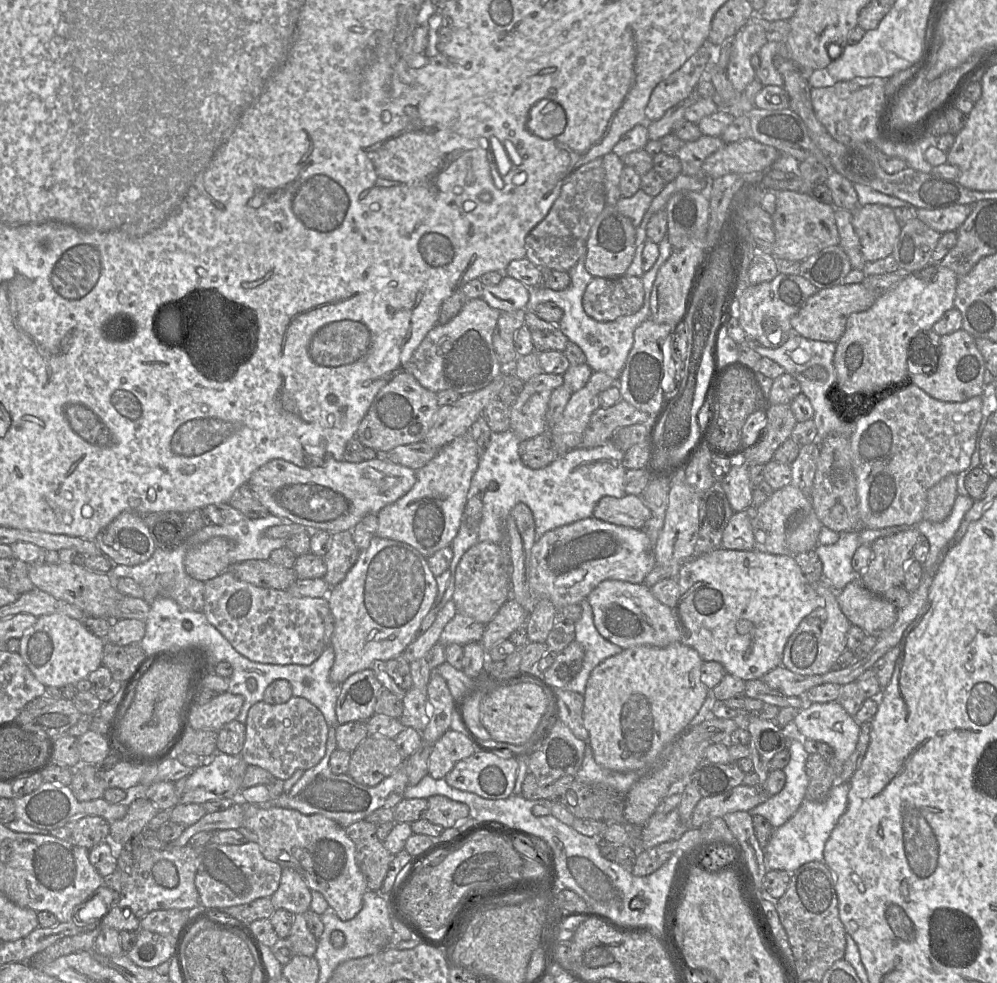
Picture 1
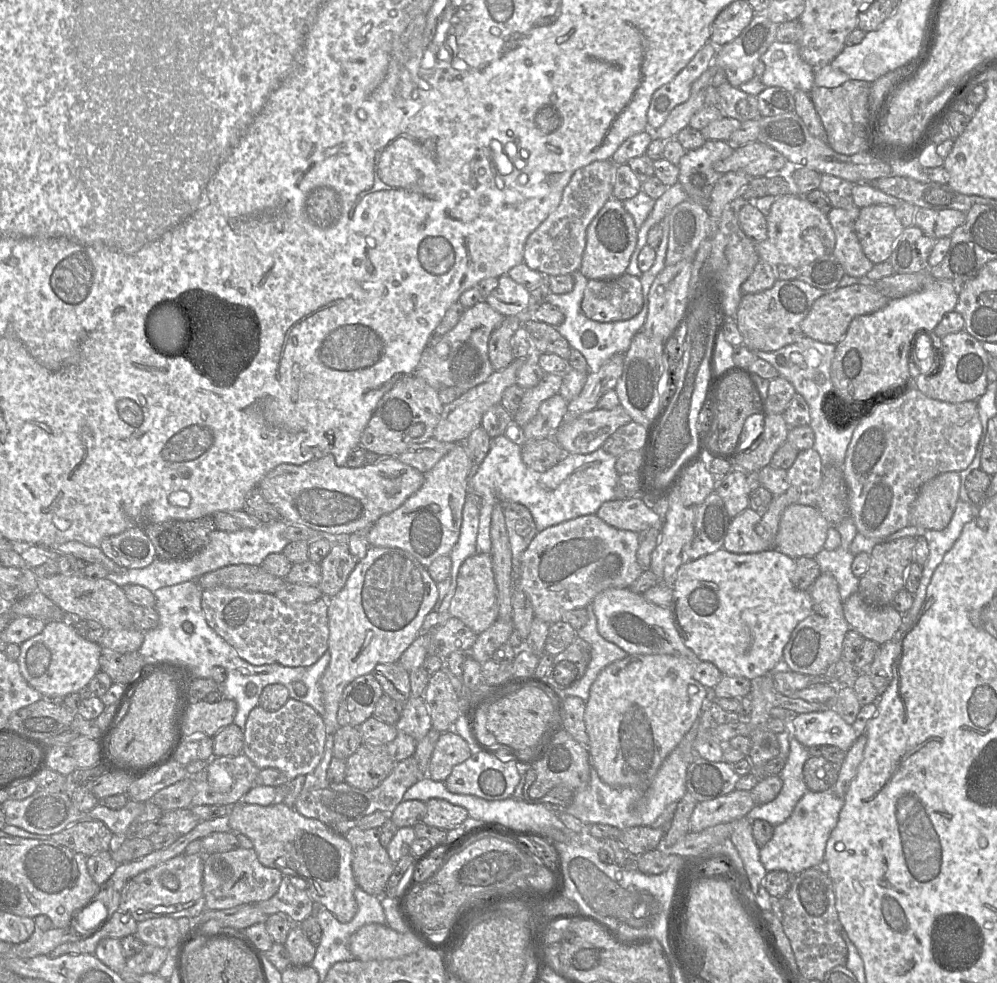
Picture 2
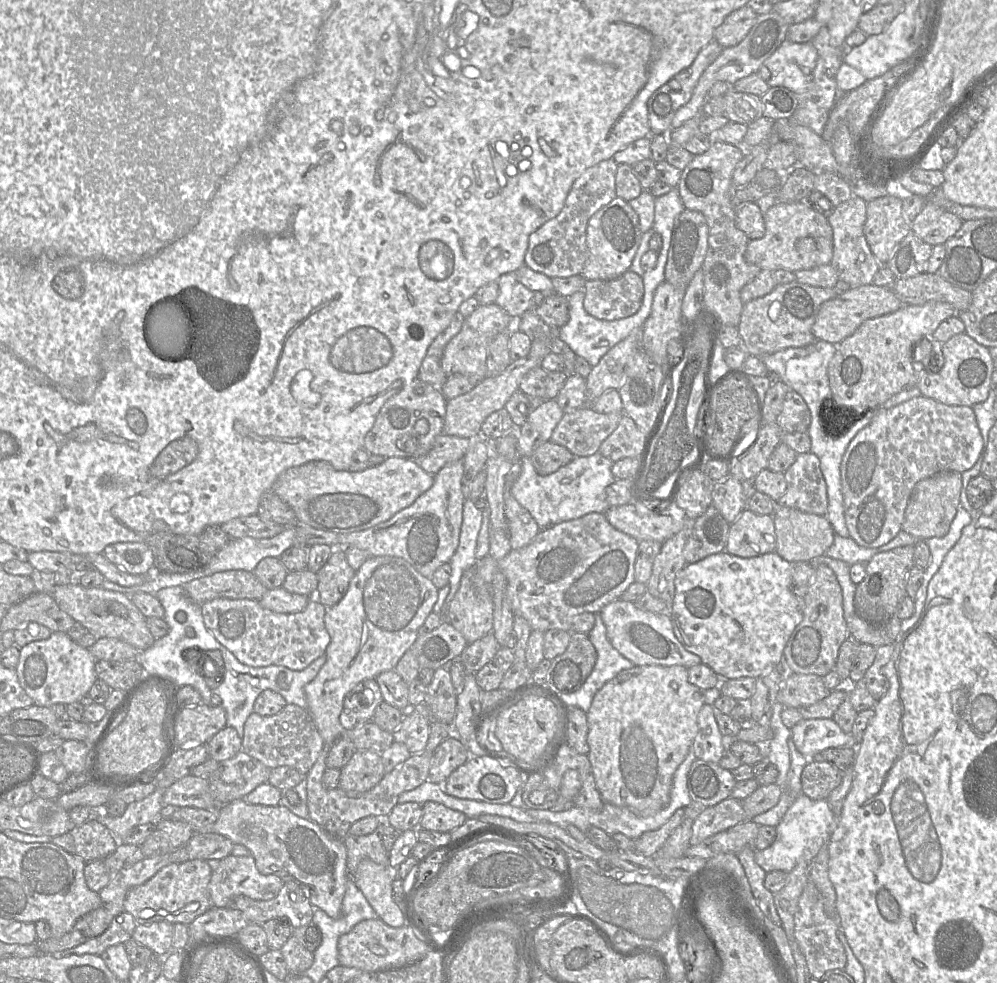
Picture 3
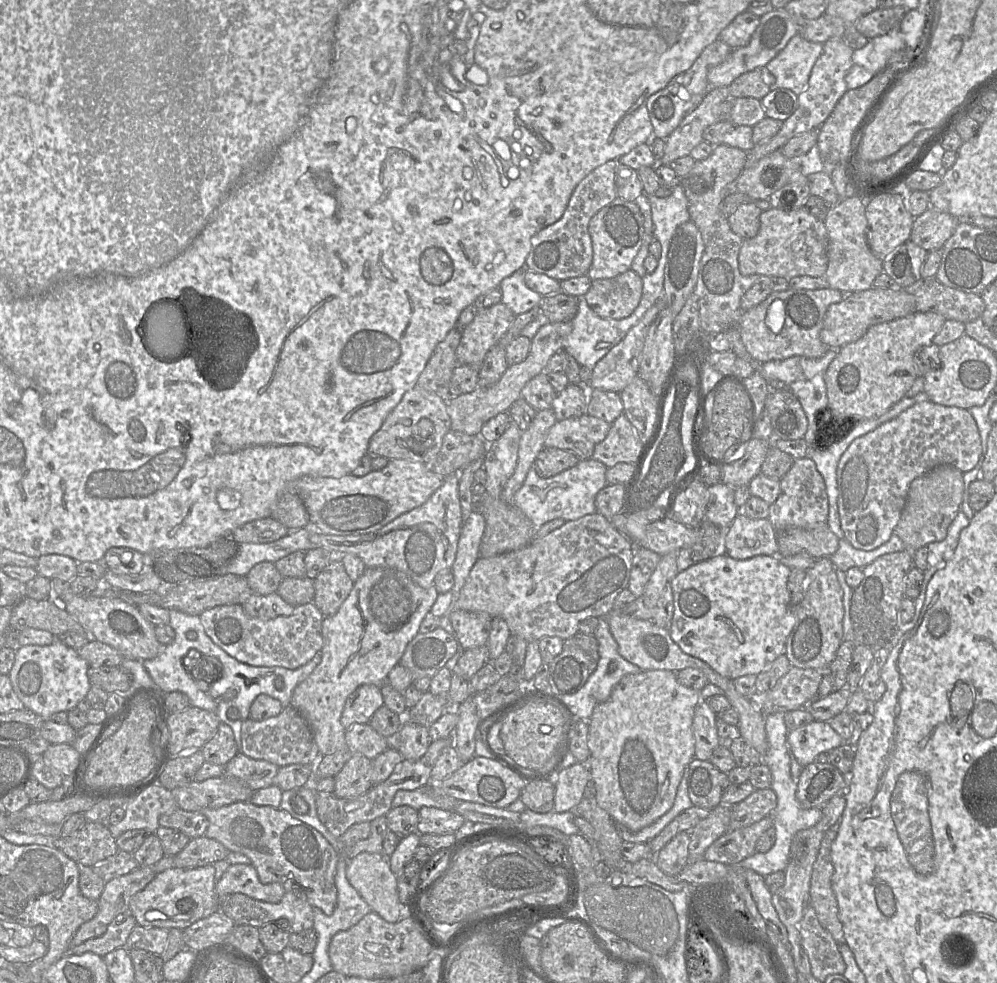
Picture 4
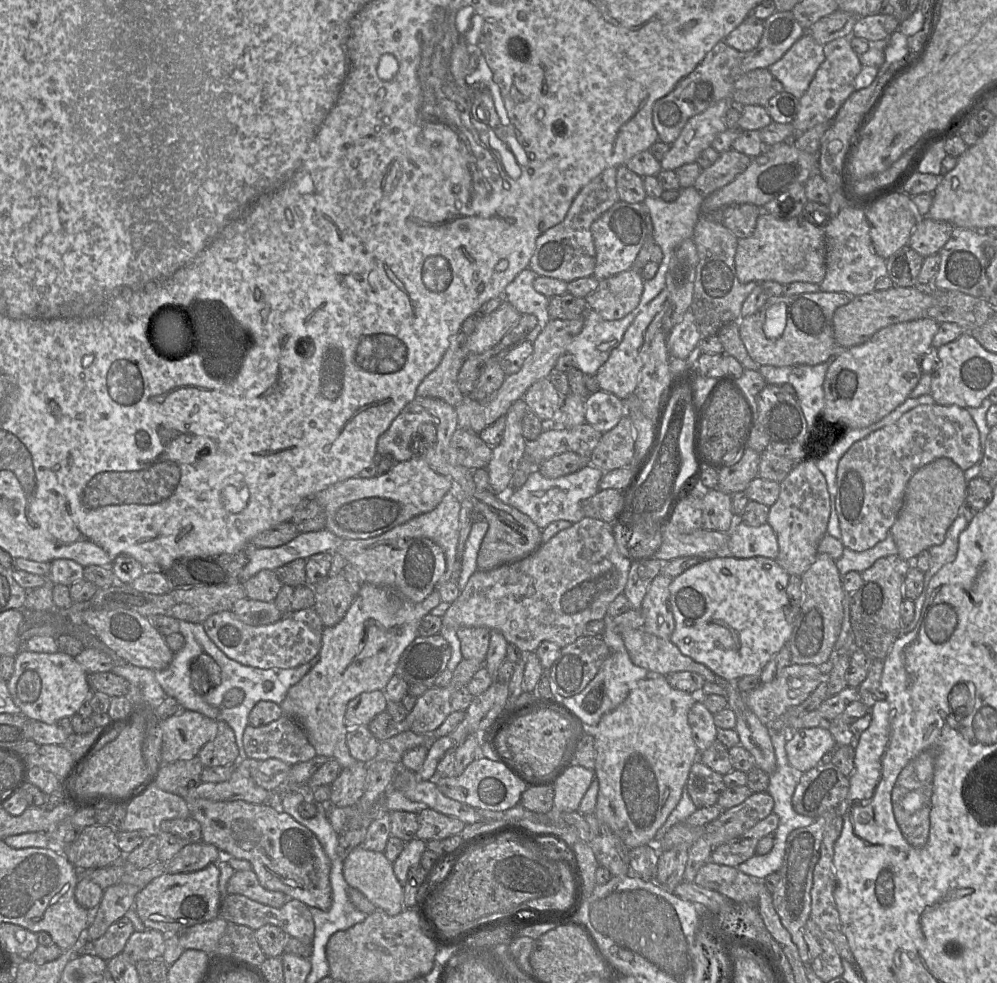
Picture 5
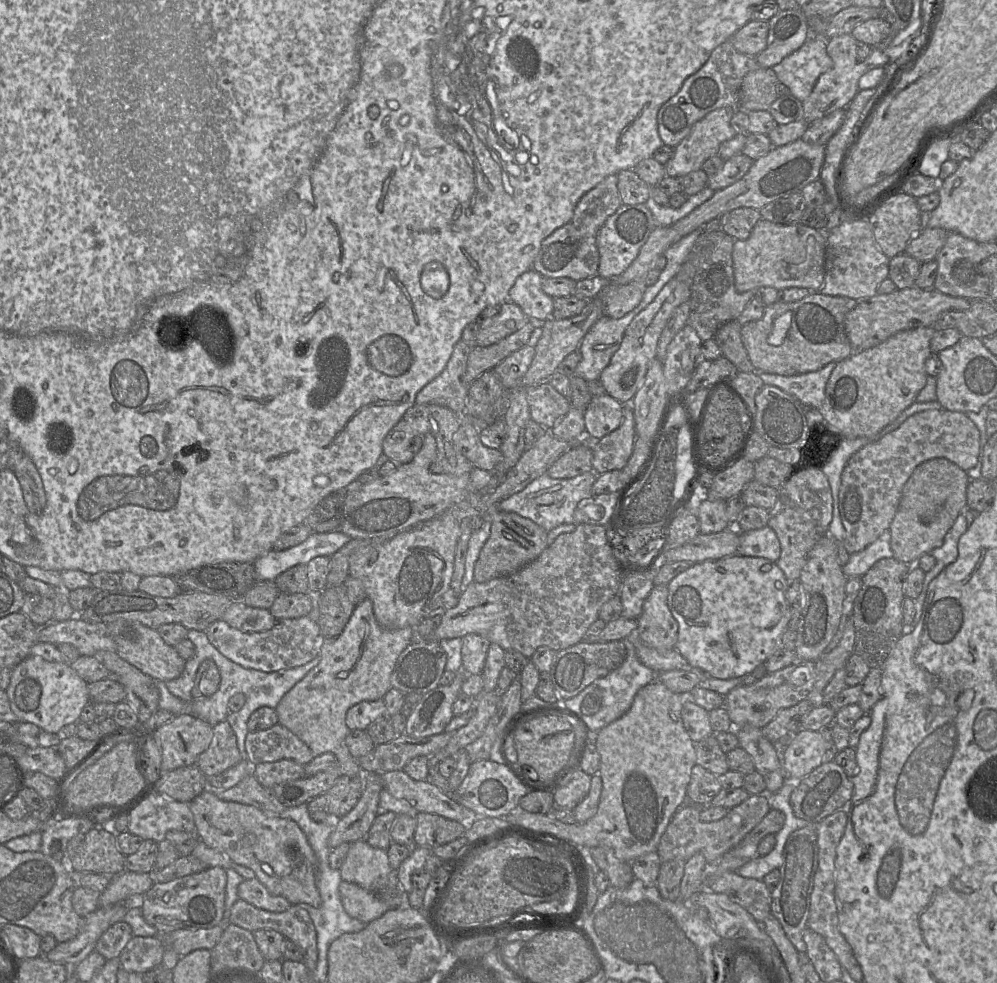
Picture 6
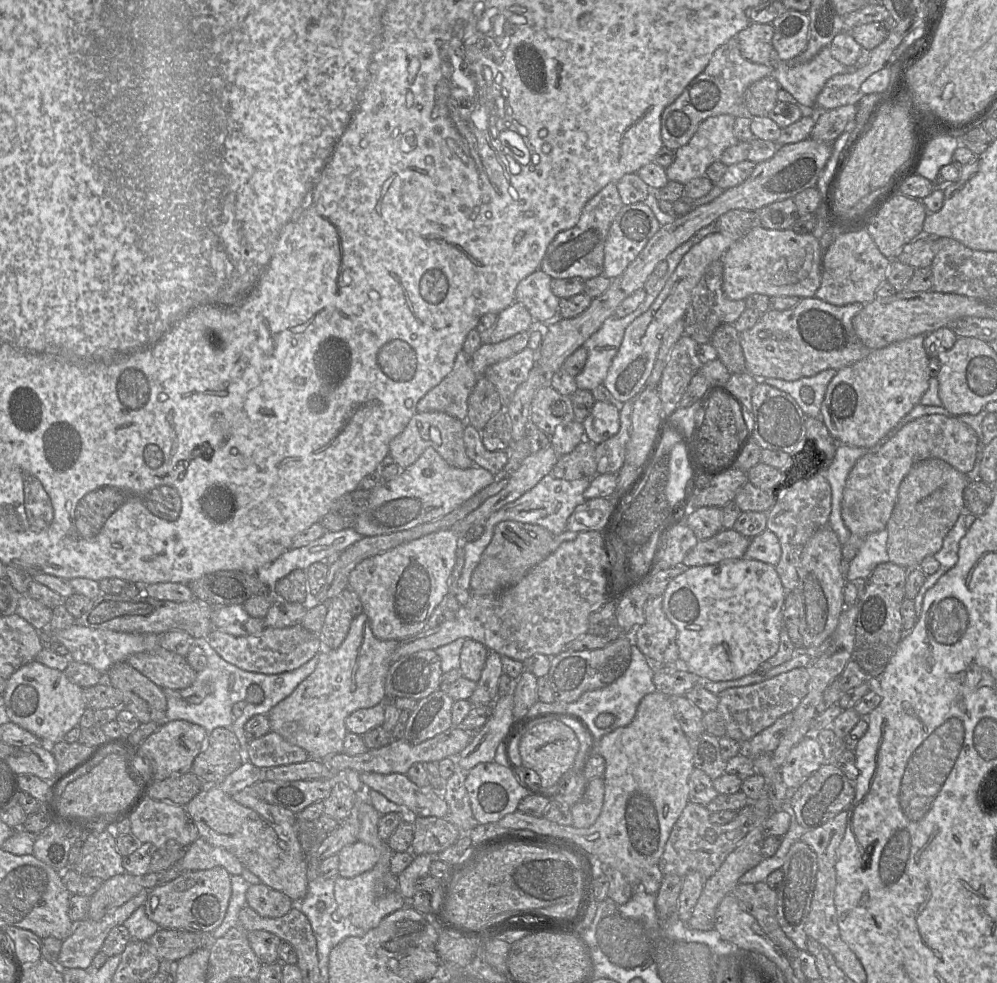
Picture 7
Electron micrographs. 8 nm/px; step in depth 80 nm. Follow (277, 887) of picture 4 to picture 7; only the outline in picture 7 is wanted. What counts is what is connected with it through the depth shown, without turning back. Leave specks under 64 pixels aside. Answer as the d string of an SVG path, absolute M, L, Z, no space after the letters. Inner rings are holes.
M263 883L249 886L246 901L250 908L265 918L282 917L294 907L288 896Z

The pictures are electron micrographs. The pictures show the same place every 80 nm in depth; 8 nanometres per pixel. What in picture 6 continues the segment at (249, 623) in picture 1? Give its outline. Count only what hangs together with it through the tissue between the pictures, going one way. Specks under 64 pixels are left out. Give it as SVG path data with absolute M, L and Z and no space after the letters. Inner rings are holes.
M308 616L278 621L274 627L263 632L242 632L219 619L210 624L205 633L208 641L223 656L244 668L263 672L275 672L305 665L319 655L325 640L317 622L311 620Z

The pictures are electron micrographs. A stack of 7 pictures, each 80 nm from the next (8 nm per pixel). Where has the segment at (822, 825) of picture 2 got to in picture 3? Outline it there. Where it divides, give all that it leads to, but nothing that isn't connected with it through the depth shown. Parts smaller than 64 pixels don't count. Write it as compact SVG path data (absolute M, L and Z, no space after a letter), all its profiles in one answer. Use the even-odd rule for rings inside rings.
M800 794L775 827L776 838L773 844L766 849L755 851L755 861L766 873L776 870L790 873L800 858L813 860L821 847L829 843L835 824L836 816L827 799L813 800L805 794Z

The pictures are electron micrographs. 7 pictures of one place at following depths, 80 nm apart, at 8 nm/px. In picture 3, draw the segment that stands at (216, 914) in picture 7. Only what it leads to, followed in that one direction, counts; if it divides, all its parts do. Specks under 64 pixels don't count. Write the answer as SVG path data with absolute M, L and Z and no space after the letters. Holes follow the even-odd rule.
M189 859L182 863L169 863L144 884L128 891L124 911L130 913L137 924L166 921L188 926L212 907L209 894L211 875L212 868L205 860Z

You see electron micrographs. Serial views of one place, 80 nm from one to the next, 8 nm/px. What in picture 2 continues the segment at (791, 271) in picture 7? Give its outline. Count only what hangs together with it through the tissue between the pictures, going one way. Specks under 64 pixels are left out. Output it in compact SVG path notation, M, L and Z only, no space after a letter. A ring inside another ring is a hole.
M791 194L778 196L766 216L766 221L767 238L755 244L761 261L772 266L783 264L799 268L833 253L836 237L828 216L811 204L805 196Z

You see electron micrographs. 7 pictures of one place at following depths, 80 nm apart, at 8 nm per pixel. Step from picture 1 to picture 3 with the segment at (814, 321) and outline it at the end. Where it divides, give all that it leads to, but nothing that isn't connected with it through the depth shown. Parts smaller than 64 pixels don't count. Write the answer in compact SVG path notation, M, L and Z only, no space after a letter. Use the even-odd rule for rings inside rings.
M868 284L851 288L821 305L812 327L812 333L817 340L839 344L851 336L864 321L891 314L899 310L903 305L890 286Z

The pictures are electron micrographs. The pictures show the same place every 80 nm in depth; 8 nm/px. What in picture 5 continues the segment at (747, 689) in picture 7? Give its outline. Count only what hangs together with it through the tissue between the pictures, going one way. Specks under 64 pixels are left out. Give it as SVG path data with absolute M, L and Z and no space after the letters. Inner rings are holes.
M791 663L773 681L760 683L755 689L743 693L743 699L748 708L763 724L772 723L789 708L803 703L823 680L826 680L823 667Z

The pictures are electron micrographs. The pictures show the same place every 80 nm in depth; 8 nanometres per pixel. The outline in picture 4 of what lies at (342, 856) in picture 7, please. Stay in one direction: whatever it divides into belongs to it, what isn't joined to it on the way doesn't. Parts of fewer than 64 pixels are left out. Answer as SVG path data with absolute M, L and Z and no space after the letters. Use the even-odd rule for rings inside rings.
M358 854L349 861L346 877L372 912L390 923L400 919L405 906L399 900L397 878L385 856Z

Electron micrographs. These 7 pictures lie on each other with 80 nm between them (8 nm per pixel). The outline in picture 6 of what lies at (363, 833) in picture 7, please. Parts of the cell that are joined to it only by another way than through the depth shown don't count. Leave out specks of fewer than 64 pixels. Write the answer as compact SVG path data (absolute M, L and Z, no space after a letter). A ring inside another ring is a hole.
M342 881L339 894L346 913L365 924L389 910L389 907L374 894L354 883Z

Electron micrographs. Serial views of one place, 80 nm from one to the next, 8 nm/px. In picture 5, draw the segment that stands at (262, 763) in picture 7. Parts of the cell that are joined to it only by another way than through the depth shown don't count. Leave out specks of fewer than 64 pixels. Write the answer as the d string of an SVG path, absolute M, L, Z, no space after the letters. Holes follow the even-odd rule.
M285 715L267 725L247 725L243 734L243 746L248 758L274 758L289 765L307 762L317 755L303 728Z

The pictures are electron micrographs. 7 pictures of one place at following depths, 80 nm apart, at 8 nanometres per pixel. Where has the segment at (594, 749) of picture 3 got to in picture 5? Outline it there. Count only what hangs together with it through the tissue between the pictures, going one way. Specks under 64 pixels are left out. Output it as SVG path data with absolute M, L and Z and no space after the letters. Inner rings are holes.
M649 674L647 678L639 680L630 690L627 698L616 709L605 714L596 727L587 727L591 729L591 735L594 737L596 761L593 771L599 782L594 814L601 823L605 824L611 831L618 835L629 849L652 843L657 831L665 823L682 797L682 791L687 784L691 767L699 759L700 754L693 740L692 730L688 723L689 710L696 701L696 697L691 693L671 687L666 679L666 675Z

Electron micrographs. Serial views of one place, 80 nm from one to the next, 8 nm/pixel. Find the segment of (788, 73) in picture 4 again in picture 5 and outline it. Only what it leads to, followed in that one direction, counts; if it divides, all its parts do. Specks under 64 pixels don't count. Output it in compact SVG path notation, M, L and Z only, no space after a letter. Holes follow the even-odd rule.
M805 33L768 69L787 92L800 99L824 60L823 45L817 43L809 33Z

